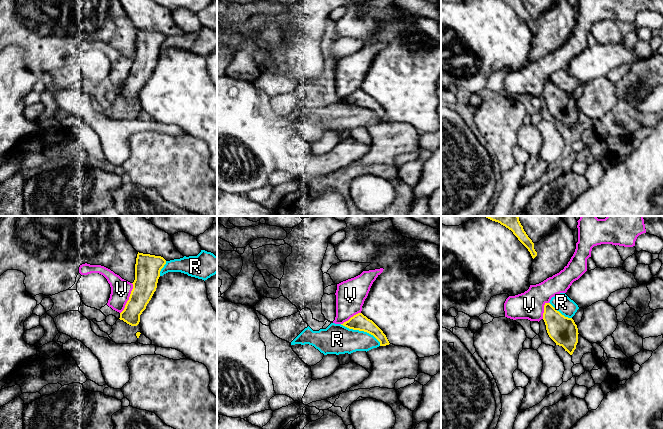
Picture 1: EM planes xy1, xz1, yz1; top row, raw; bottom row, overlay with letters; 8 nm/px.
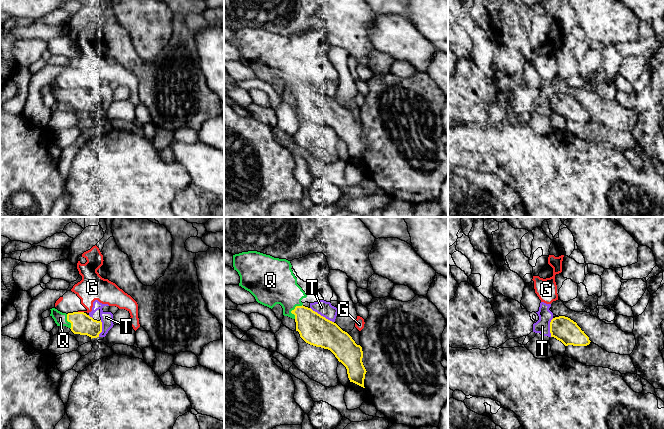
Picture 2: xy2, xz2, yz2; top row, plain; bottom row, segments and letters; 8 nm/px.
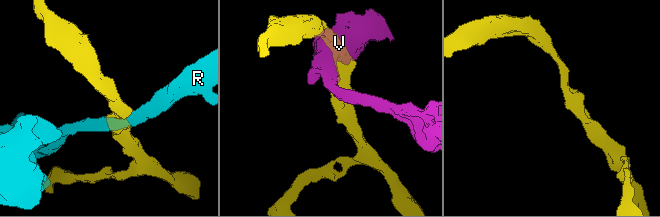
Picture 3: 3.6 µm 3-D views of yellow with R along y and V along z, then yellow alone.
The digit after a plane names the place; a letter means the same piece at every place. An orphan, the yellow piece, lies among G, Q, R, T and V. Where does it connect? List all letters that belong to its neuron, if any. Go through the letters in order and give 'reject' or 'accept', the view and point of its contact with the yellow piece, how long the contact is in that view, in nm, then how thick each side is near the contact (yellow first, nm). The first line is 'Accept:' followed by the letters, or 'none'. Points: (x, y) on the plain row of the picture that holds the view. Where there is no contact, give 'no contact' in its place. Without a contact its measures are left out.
Accept: Q
G: reject; meets yellow in xy2 at (81, 88); contact 50 nm long; 170 nm thick on the yellow side, 220 nm on the other
Q: accept; meets yellow in xz2 at (294, 85); contact 140 nm long; 240 nm thick on the yellow side, 320 nm on the other
R: reject; meets yellow in xz1 at (361, 106); contact 360 nm long; 130 nm thick on the yellow side, 240 nm on the other
T: reject; meets yellow in xz2 at (322, 92); contact 220 nm long; 240 nm thick on the yellow side, 120 nm on the other
V: reject; meets yellow in xy1 at (129, 74); contact 260 nm long; 200 nm thick on the yellow side, 160 nm on the other

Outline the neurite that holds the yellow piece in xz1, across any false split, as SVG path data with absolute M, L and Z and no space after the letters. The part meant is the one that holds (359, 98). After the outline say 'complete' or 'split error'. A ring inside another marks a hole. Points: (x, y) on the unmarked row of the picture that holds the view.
M362 89L354 91L341 101L349 105L364 107L373 111L380 118L380 122L390 120L383 107L372 96L368 95Z | complete

